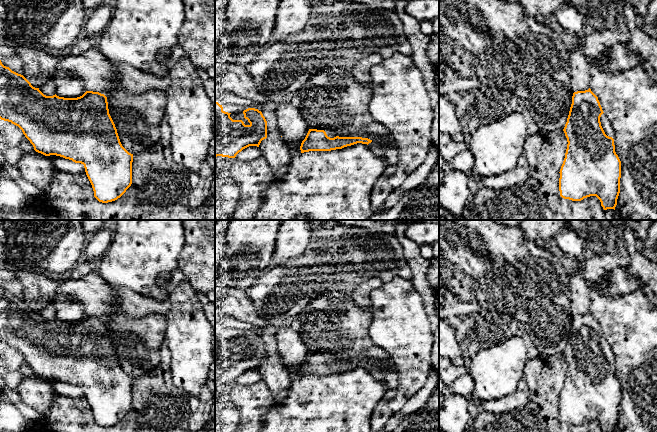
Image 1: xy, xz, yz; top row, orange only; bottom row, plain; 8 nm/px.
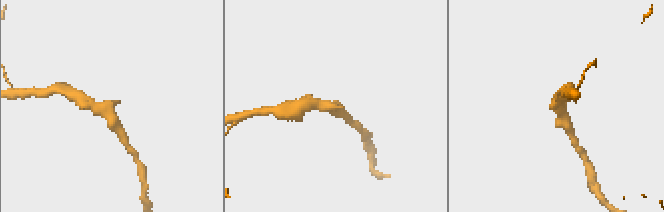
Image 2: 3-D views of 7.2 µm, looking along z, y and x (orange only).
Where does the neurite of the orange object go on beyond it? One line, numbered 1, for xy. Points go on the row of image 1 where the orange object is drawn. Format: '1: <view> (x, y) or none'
1: none

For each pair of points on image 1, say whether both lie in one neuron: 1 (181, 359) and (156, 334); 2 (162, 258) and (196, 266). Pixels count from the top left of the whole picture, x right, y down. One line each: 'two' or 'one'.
1: two
2: two

